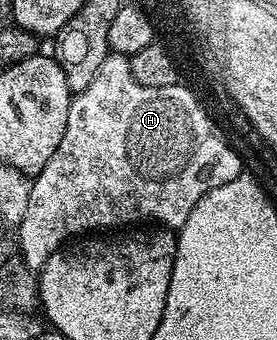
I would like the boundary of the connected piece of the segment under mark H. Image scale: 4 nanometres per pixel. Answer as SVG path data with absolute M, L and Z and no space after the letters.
M108 54L105 62L101 62L101 70L97 70L97 78L85 86L85 90L74 93L69 106L69 122L65 122L65 135L61 137L61 146L53 150L53 158L45 162L45 166L39 172L39 175L31 180L31 189L29 190L29 206L25 210L25 218L17 225L19 232L19 250L23 254L22 263L32 270L38 270L45 266L49 254L53 254L58 248L64 247L72 238L80 234L95 234L98 228L115 228L111 230L123 230L128 226L139 226L144 222L154 222L156 225L178 230L183 227L183 223L193 214L193 206L201 202L209 190L217 186L225 186L233 178L243 175L244 166L242 158L232 148L232 141L223 137L219 133L217 125L211 121L209 113L203 109L203 104L186 88L182 82L176 82L169 86L141 86L137 78L133 78L131 73L131 62L128 57L121 55Z

